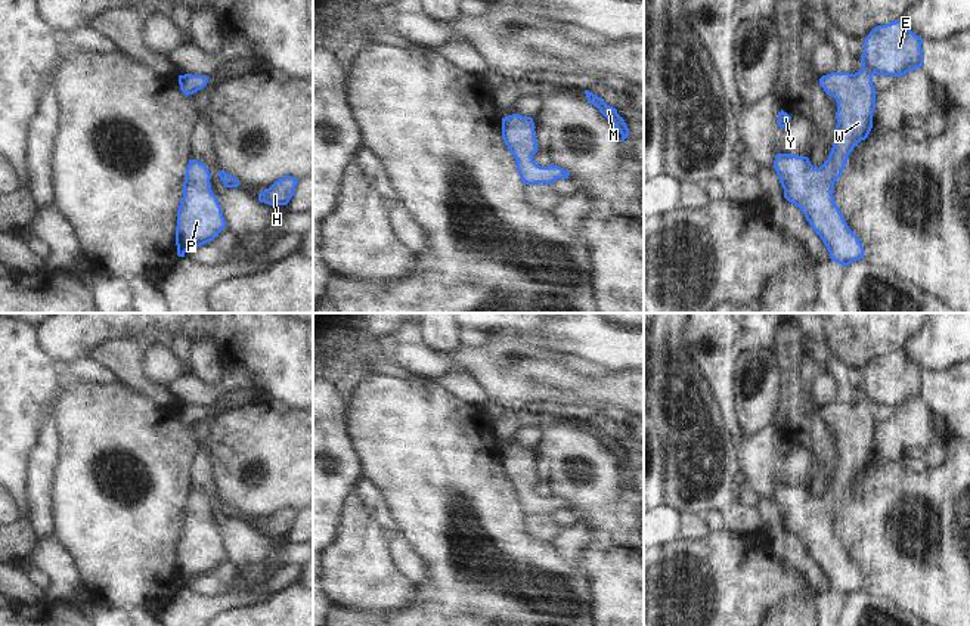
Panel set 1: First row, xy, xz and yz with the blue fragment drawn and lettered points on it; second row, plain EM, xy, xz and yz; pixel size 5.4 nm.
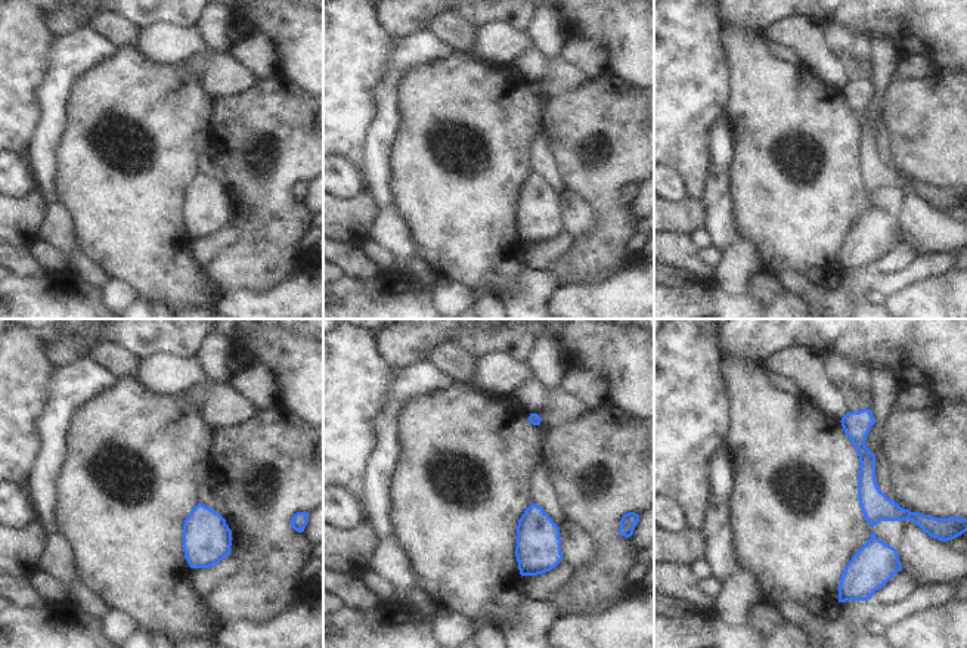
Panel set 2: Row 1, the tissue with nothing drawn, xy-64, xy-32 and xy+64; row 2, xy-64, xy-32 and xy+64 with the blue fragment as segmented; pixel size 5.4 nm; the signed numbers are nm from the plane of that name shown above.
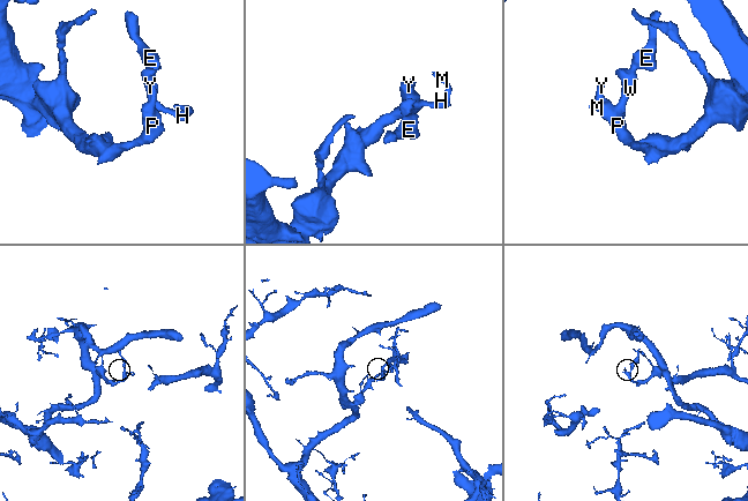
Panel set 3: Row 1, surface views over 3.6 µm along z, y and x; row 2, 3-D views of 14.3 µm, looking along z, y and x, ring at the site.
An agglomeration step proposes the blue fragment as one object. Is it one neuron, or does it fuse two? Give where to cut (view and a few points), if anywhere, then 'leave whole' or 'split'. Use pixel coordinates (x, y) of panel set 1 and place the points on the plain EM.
cut none; leave whole

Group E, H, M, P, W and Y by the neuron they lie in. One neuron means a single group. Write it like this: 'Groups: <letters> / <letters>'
Groups: E H M P W Y

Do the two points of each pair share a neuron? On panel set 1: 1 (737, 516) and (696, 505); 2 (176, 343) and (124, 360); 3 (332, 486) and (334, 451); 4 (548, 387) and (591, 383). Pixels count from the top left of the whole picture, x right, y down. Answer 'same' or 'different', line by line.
1: same
2: different
3: same
4: same

